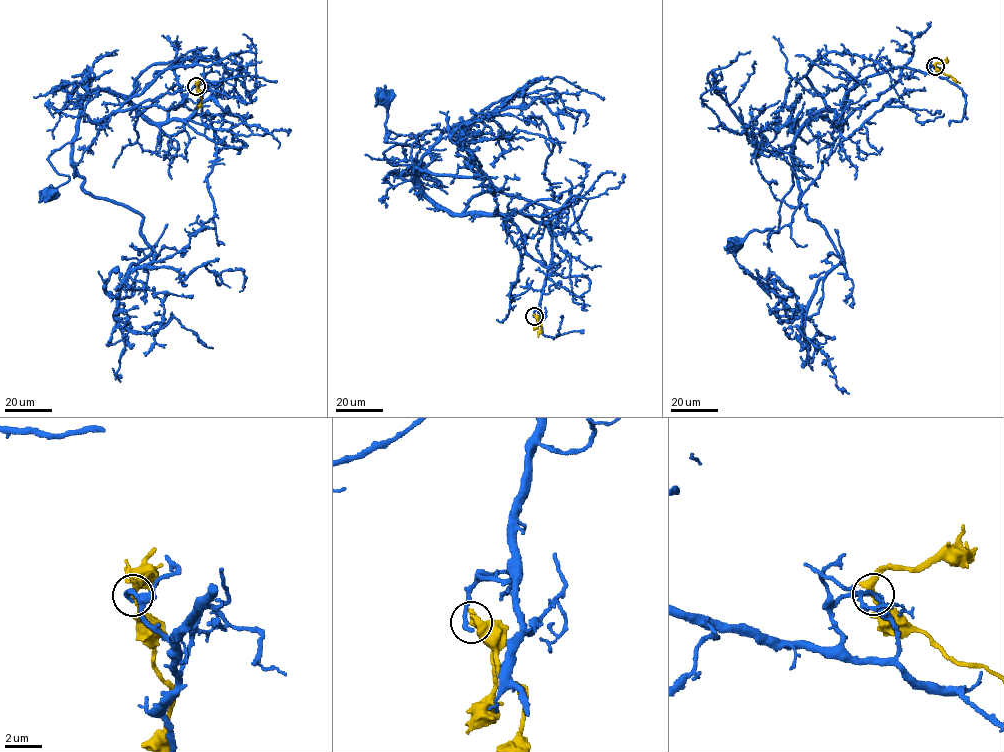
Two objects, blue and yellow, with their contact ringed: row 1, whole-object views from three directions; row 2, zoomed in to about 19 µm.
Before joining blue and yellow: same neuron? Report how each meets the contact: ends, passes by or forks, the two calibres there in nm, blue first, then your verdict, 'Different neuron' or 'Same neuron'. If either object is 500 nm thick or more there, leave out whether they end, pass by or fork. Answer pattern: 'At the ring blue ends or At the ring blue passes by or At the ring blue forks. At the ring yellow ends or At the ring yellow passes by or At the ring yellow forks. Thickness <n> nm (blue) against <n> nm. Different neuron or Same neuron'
At the ring blue ends. At the ring yellow passes by. Thickness 300 nm (blue) against 340 nm. Different neuron

